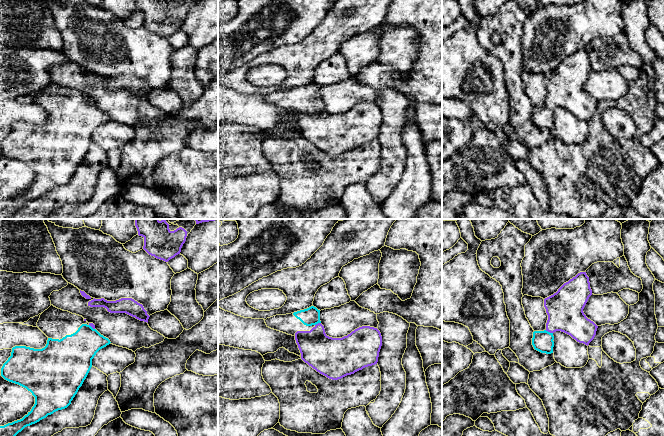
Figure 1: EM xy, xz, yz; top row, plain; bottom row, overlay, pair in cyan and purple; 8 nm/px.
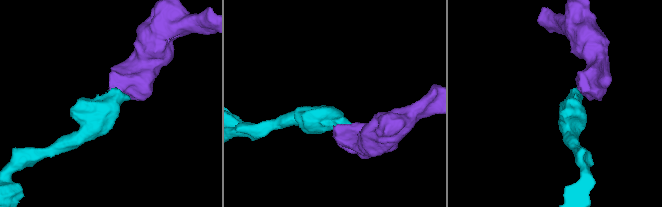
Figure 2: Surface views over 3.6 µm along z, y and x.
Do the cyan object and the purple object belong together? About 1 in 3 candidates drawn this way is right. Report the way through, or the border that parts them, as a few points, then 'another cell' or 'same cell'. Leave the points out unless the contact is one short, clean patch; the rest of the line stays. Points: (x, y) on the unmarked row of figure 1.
runs through yz (542, 117), (549, 108), (564, 90), (564, 84); same cell

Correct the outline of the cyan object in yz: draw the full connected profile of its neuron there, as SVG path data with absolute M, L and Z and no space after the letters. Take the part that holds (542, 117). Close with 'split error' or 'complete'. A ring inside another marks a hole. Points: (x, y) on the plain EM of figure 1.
M580 48L564 59L556 69L545 74L548 96L544 107L533 108L534 125L541 129L553 129L553 109L556 107L564 108L588 122L598 104L583 88L591 71L589 53L586 48Z | split error

